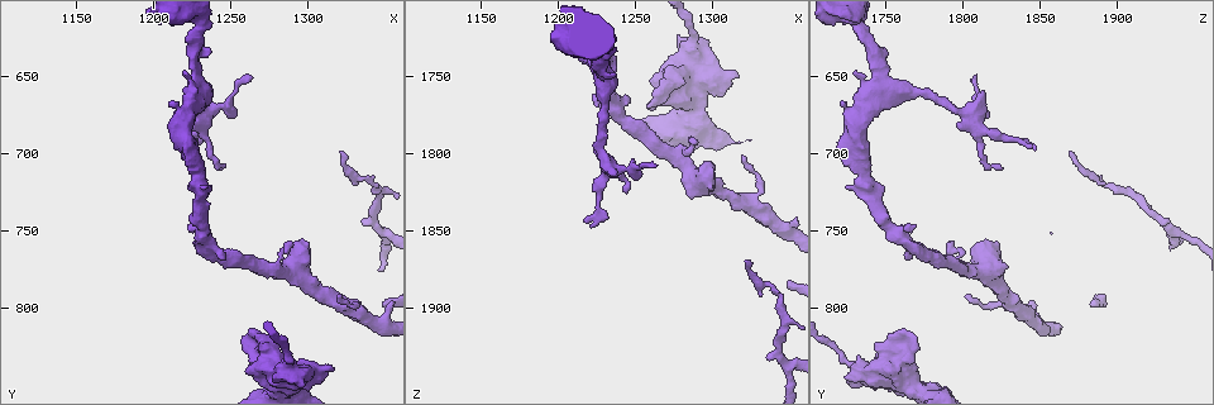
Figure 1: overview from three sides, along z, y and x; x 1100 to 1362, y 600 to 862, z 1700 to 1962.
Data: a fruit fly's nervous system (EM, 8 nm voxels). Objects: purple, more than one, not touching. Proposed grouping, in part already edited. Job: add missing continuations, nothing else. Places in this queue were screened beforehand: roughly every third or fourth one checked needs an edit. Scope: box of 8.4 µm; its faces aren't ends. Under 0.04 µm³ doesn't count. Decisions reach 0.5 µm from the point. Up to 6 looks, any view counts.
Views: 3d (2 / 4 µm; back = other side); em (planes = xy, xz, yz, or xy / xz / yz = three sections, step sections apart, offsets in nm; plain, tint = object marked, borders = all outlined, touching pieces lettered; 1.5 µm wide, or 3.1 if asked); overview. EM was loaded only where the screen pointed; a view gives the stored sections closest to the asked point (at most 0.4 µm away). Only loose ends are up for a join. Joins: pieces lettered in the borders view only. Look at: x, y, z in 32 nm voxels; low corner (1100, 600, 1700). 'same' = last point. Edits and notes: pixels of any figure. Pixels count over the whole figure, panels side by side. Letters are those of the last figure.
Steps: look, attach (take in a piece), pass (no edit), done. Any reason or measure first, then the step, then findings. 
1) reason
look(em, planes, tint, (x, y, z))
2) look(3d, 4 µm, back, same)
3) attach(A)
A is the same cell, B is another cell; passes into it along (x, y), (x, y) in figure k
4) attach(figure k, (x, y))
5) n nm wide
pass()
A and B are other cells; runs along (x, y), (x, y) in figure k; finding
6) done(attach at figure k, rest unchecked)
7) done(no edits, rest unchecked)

an open end
look(em, planes, plain, (1316, 840, 1750))

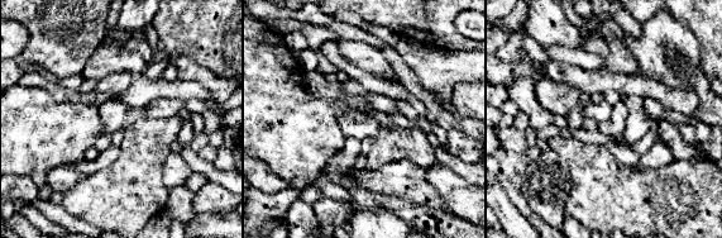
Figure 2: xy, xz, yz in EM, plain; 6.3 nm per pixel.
look(em, planes, borders, same)

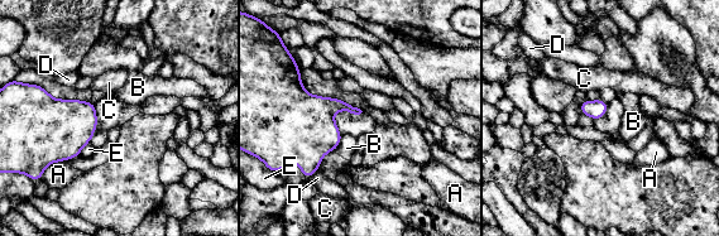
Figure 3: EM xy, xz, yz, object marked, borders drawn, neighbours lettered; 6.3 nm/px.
pass()
A, B, C, D and E are other cells; border along (341, 135), (340, 143), (334, 149) in figure 3; no lettered piece goes on from it

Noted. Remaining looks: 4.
stops while still wide
look(em, xz, step 4, borders, (1260, 840, 1754))

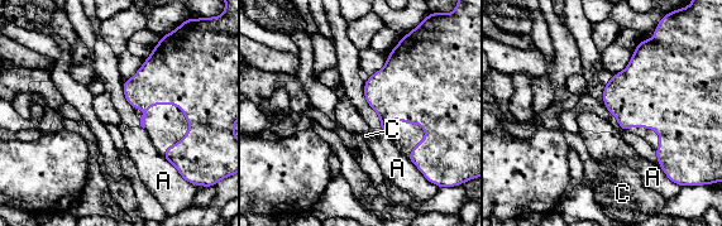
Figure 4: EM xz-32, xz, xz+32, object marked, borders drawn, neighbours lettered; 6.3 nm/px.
look(em, planes, borders, same)

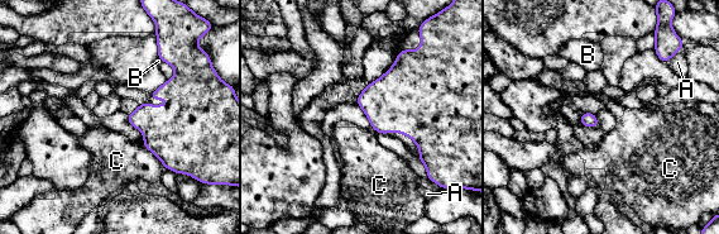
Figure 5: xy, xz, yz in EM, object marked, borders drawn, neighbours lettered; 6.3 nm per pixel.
pass()
A, B and C are other cells; border along (142, 144), (164, 167) in figure 5; no lettered piece goes on from it

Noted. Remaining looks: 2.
done(no edits, rest unchecked)

